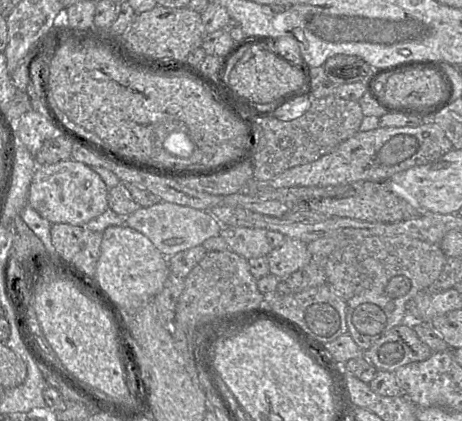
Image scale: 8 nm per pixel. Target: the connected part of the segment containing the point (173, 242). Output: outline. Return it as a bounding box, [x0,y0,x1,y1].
[126,201,222,257]

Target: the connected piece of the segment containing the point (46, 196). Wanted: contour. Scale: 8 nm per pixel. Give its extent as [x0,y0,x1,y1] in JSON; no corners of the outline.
[28,159,108,226]

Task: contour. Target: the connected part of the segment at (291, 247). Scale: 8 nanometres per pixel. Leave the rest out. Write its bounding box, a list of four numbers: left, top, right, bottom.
[267,238,312,279]

